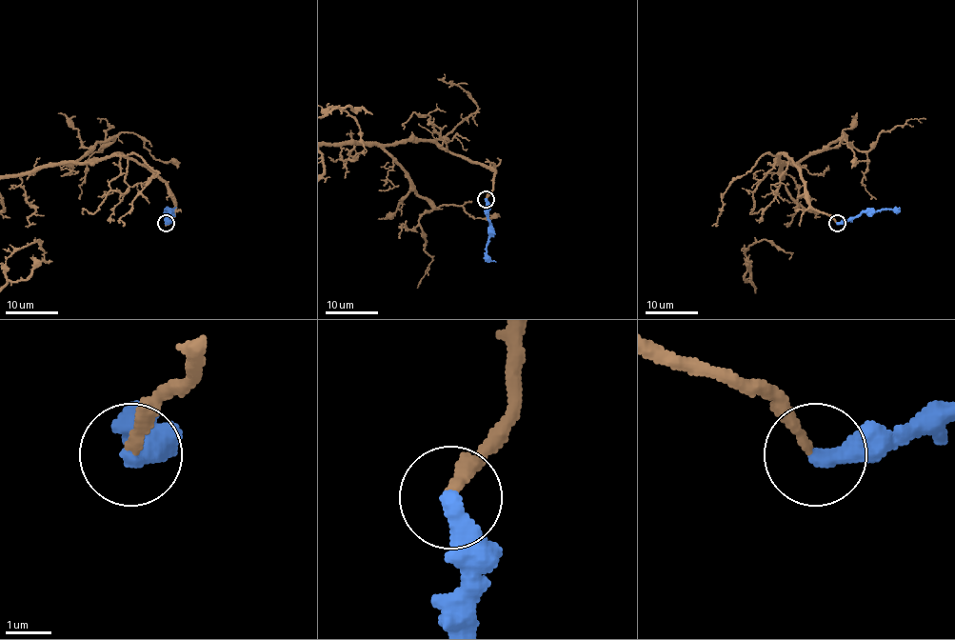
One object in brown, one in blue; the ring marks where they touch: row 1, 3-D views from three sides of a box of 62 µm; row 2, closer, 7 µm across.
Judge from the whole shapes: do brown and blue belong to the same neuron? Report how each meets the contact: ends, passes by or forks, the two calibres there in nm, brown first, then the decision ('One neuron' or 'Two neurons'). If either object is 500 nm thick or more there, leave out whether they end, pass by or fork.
At the ring brown ends. At the ring blue ends. Thickness 260 nm (brown) against 420 nm. One neuron

